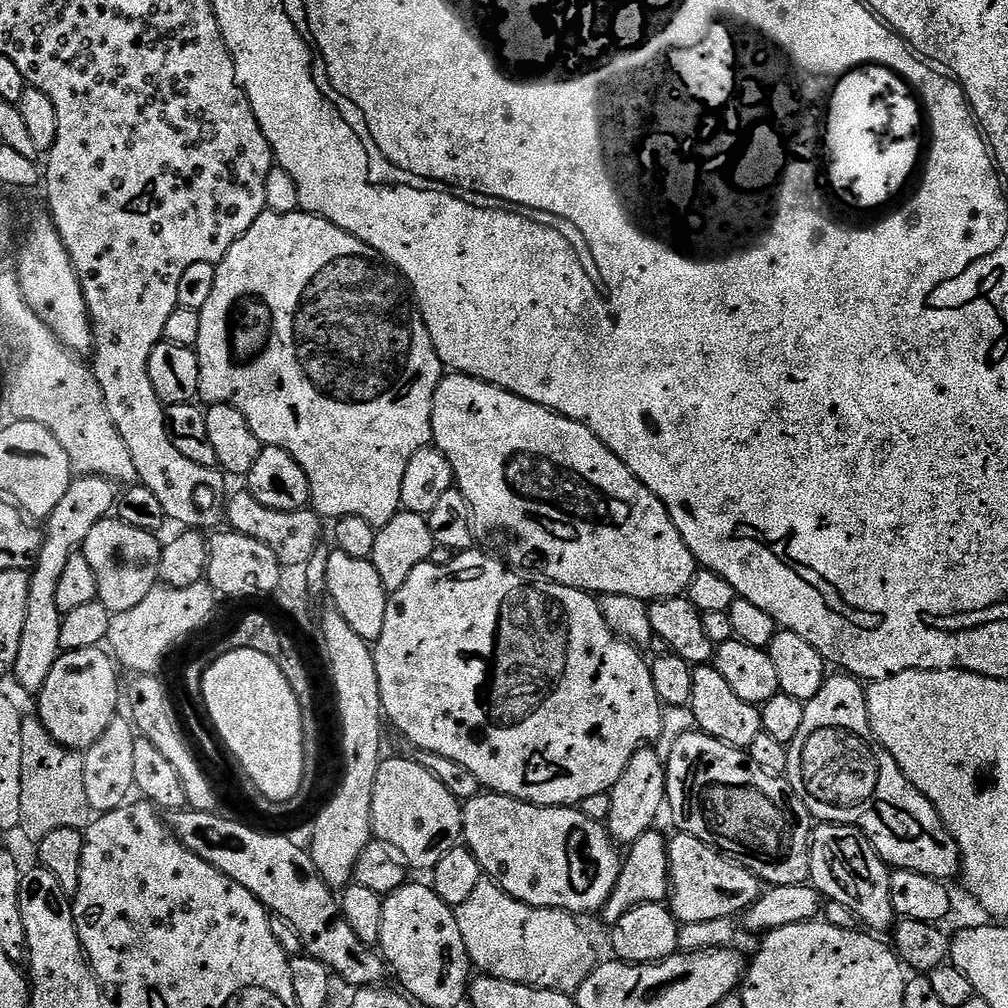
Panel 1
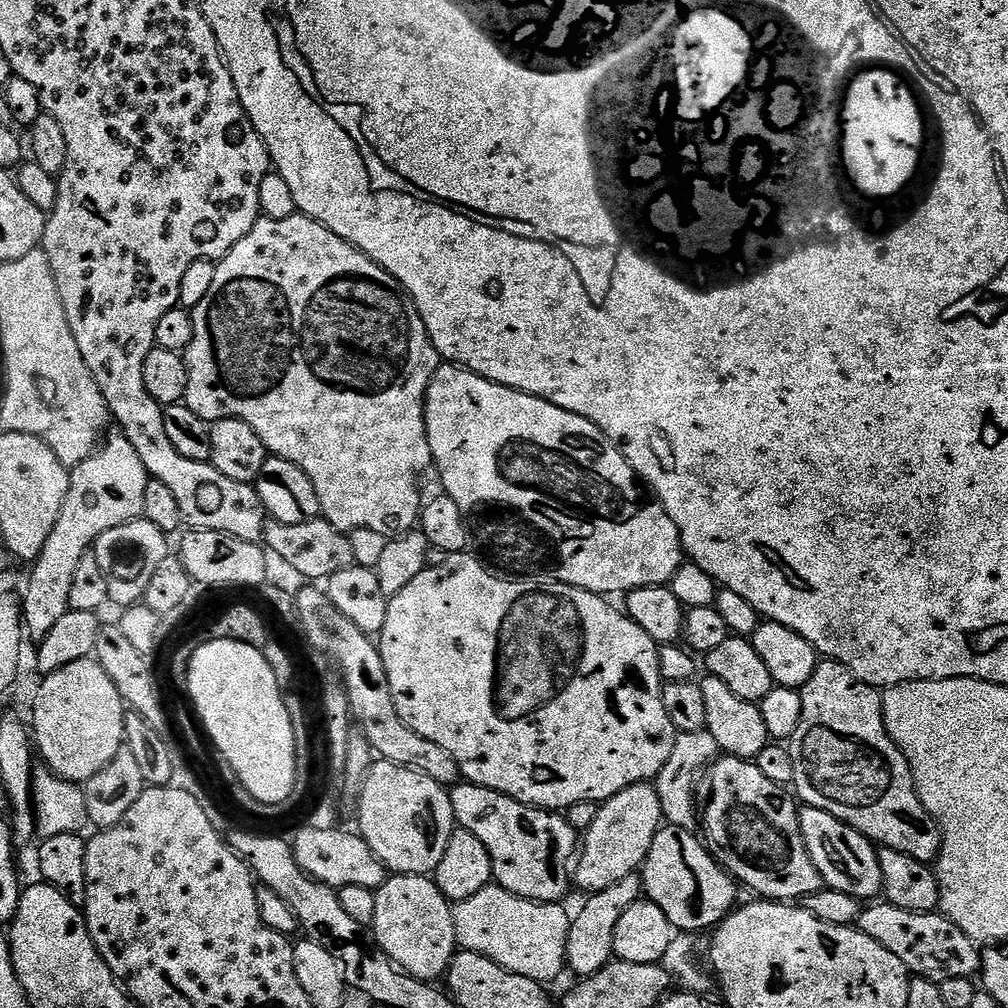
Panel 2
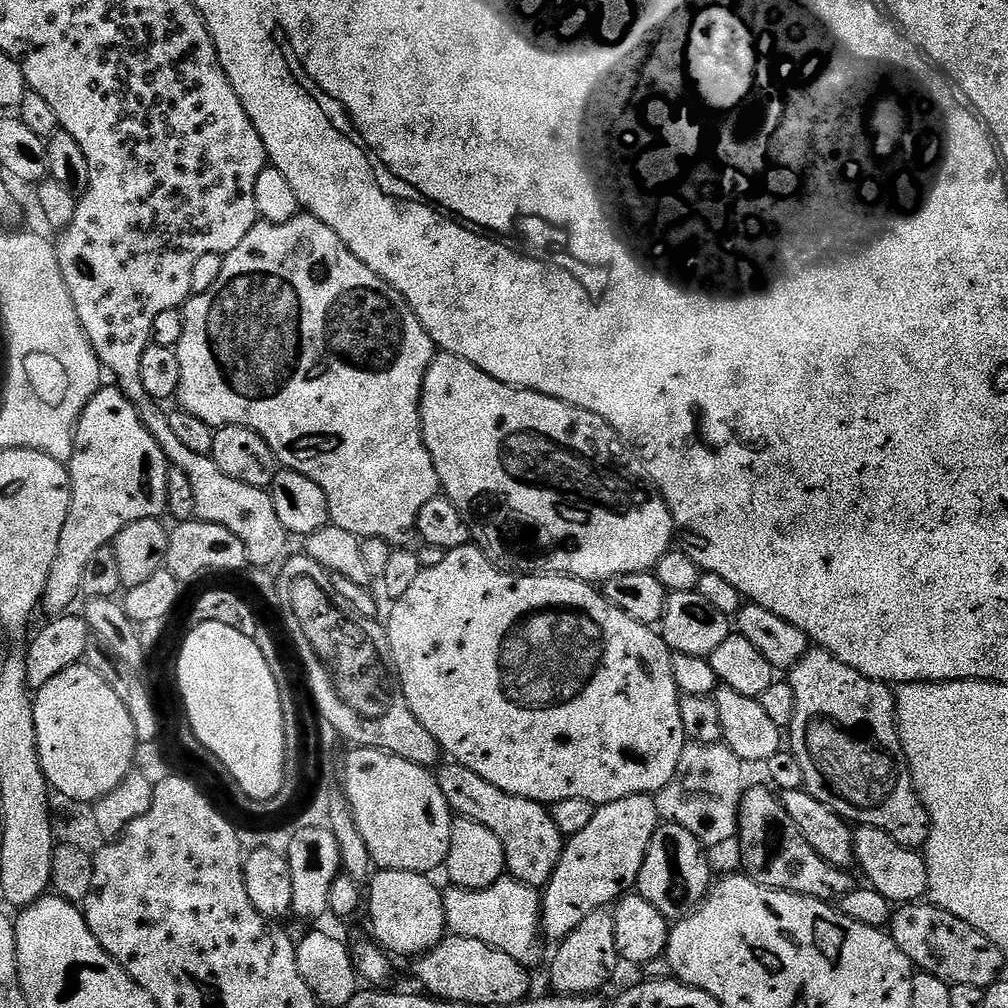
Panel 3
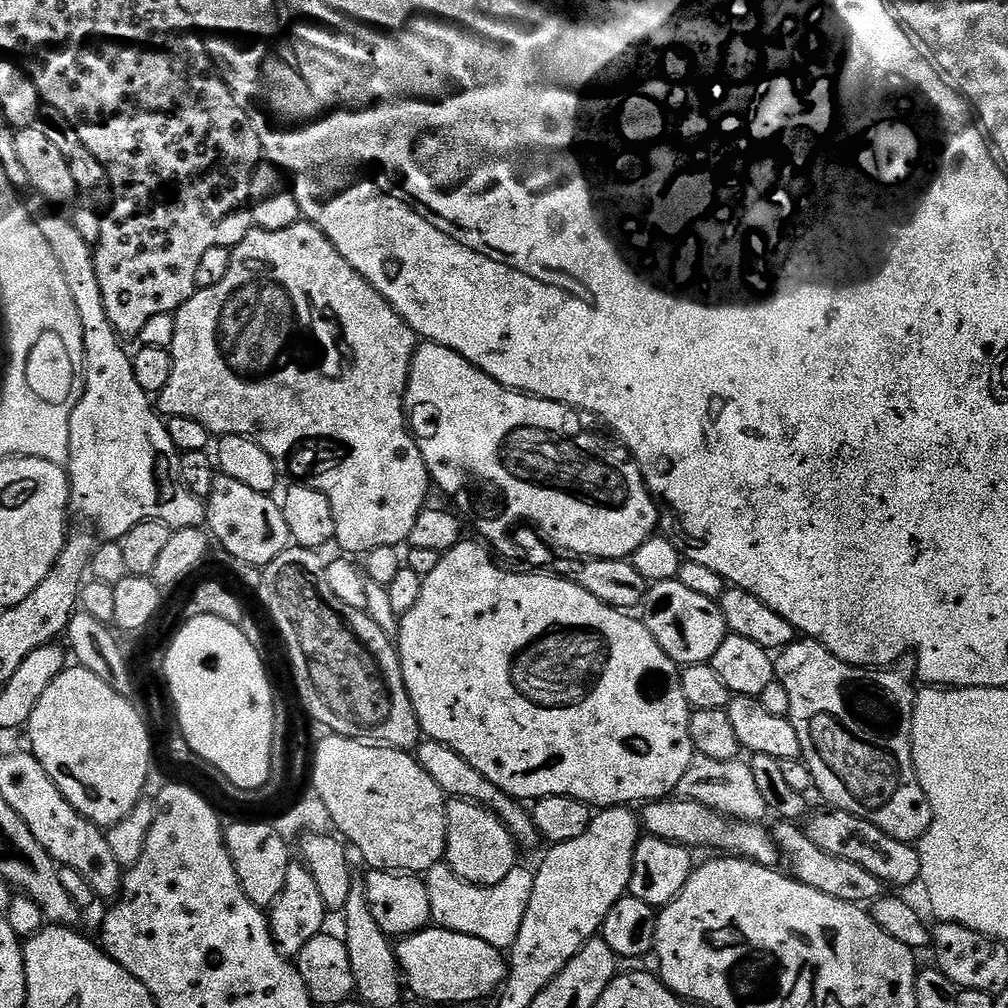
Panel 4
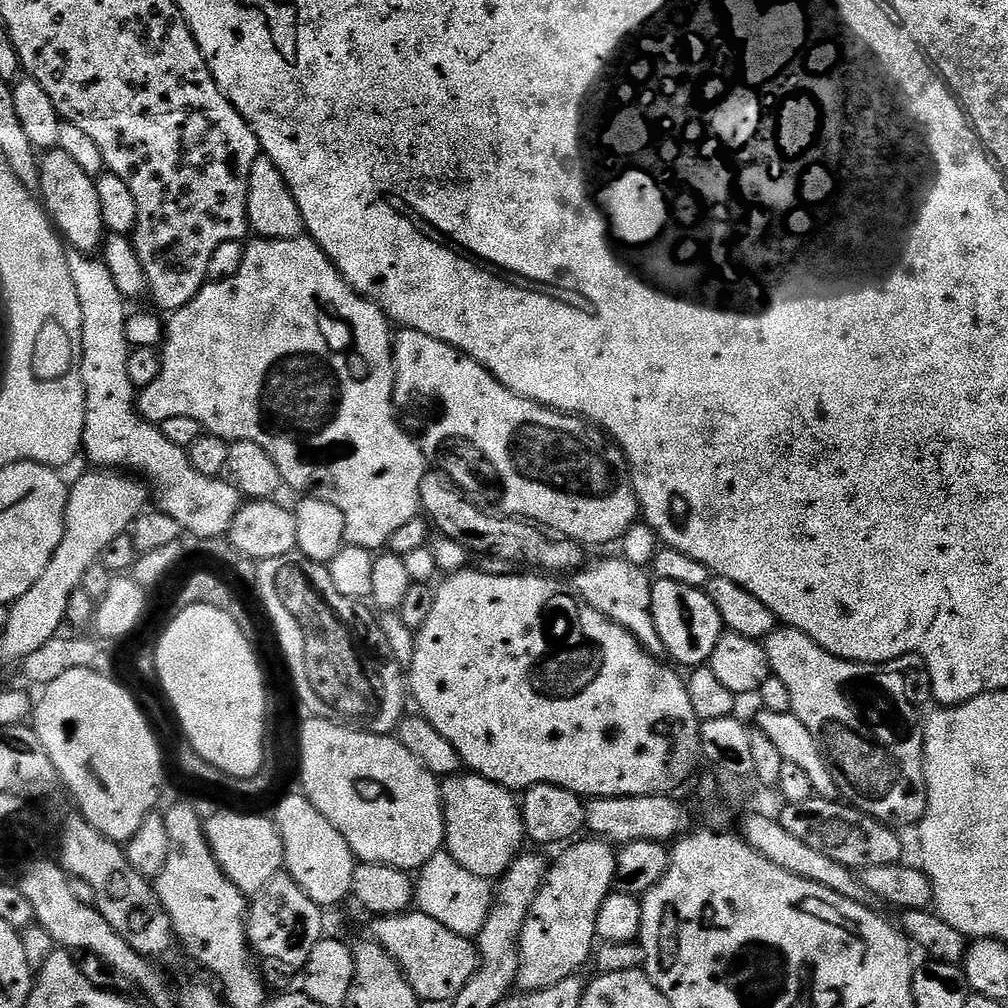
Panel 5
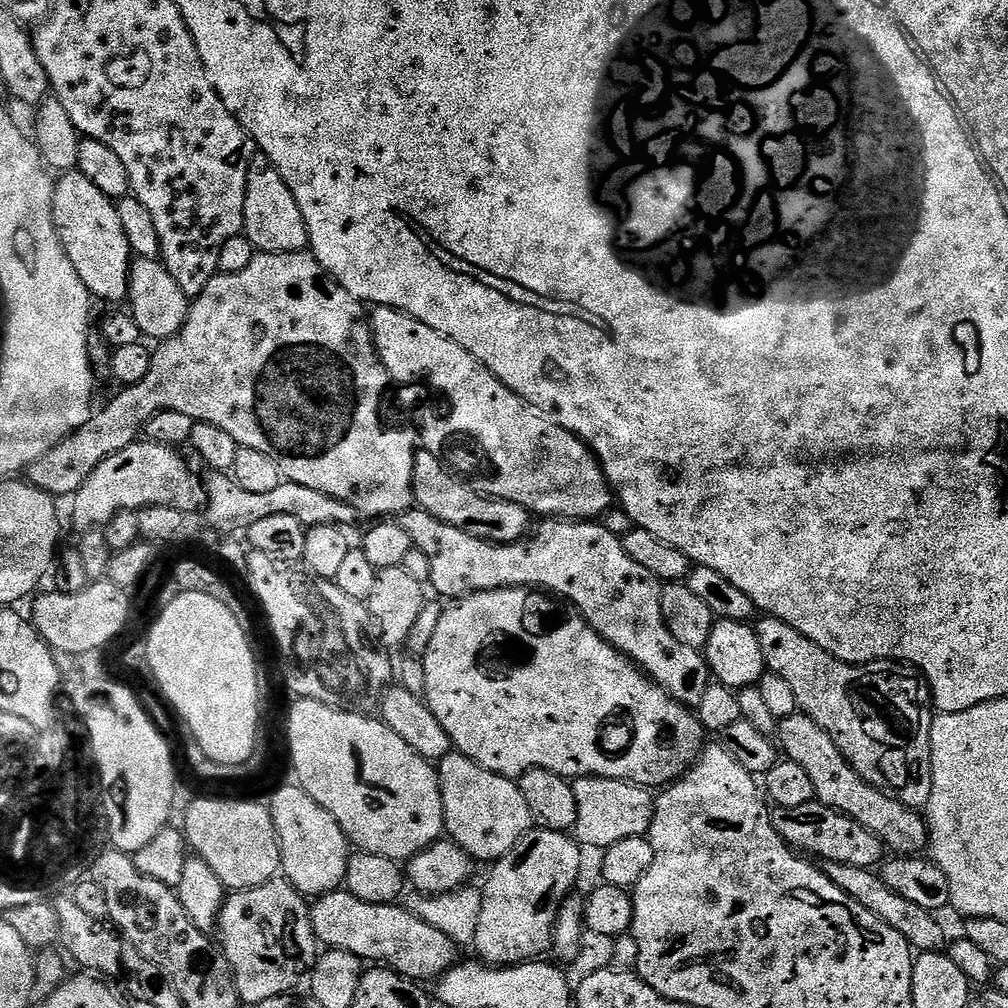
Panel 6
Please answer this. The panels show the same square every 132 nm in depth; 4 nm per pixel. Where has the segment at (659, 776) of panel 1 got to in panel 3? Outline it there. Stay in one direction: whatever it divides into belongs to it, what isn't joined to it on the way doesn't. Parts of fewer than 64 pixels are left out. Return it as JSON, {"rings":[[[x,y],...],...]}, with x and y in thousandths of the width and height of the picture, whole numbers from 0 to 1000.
{"rings":[[[646,789],[626,790],[594,799],[581,823],[561,836],[550,867],[538,882],[536,920],[539,928],[549,935],[561,933],[577,911],[594,901],[610,898],[616,890],[626,886],[637,863],[645,831],[655,816]]]}

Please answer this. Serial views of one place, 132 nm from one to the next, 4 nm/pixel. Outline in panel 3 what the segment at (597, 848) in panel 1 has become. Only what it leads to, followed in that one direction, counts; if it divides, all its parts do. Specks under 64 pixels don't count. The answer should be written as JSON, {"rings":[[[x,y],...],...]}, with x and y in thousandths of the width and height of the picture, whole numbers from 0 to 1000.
{"rings":[[[451,756],[438,757],[431,769],[438,784],[438,792],[442,792],[453,811],[474,815],[482,819],[482,823],[490,823],[494,835],[498,837],[503,868],[527,881],[539,882],[550,867],[562,836],[561,830],[550,819],[547,805],[532,794],[507,790],[494,784],[494,780],[482,776],[482,772],[470,768],[470,764]]]}

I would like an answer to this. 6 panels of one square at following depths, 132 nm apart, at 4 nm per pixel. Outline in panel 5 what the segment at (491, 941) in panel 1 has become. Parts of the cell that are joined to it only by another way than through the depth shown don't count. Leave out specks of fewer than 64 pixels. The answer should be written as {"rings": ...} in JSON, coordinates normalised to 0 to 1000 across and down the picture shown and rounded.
{"rings":[[[443,843],[433,845],[427,855],[415,862],[411,873],[411,897],[415,904],[431,911],[431,915],[438,915],[442,923],[450,923],[455,929],[475,930],[488,905],[489,894],[489,878],[477,869],[466,867],[466,863],[458,863]]]}

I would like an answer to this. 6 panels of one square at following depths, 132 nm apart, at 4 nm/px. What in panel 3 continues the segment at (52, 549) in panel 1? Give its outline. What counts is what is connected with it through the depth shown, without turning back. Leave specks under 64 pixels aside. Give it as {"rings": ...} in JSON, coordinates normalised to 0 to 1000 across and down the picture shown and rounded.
{"rings":[[[114,383],[100,384],[98,389],[93,391],[93,395],[89,395],[89,399],[85,403],[85,407],[79,413],[79,418],[75,420],[75,439],[71,446],[71,454],[66,461],[67,472],[71,475],[71,497],[69,498],[69,506],[65,510],[65,522],[62,522],[62,534],[58,534],[58,548],[54,550],[54,560],[50,562],[49,572],[46,573],[46,583],[44,585],[44,593],[42,596],[43,606],[48,606],[49,612],[64,610],[68,606],[67,603],[75,594],[80,594],[81,588],[81,565],[85,565],[85,558],[89,558],[89,554],[93,554],[93,550],[97,550],[97,546],[108,543],[114,536],[116,530],[121,526],[125,526],[125,522],[129,522],[138,516],[154,516],[162,513],[167,506],[167,495],[165,494],[165,486],[167,485],[167,455],[162,446],[157,442],[157,438],[149,431],[147,424],[139,418],[139,413],[135,409],[135,403],[130,401],[125,395],[125,391],[121,391],[121,387]]]}

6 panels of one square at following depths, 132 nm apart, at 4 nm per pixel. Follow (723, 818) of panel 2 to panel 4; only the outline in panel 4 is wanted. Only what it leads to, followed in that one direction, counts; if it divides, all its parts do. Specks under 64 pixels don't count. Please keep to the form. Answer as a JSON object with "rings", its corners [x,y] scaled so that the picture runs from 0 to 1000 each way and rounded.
{"rings":[[[786,815],[771,816],[771,821],[765,822],[770,837],[774,840],[775,850],[783,857],[787,873],[800,879],[808,879],[808,883],[815,883],[815,887],[823,887],[823,891],[835,891],[844,897],[854,899],[871,892],[875,887],[875,878],[867,867],[855,863],[855,859],[847,859],[847,855],[839,855],[835,851],[827,851],[819,847],[819,843],[812,843],[808,835],[804,835],[801,824]]]}

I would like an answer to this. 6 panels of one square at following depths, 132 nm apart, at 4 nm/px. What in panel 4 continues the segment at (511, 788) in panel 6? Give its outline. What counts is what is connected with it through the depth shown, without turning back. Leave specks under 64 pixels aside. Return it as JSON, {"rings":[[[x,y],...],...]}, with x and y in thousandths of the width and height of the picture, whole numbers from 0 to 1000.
{"rings":[[[445,793],[442,798],[442,827],[444,828],[444,844],[442,855],[464,877],[494,879],[506,863],[514,859],[512,844],[514,838],[509,833],[506,823],[484,802],[470,797],[468,794]]]}

